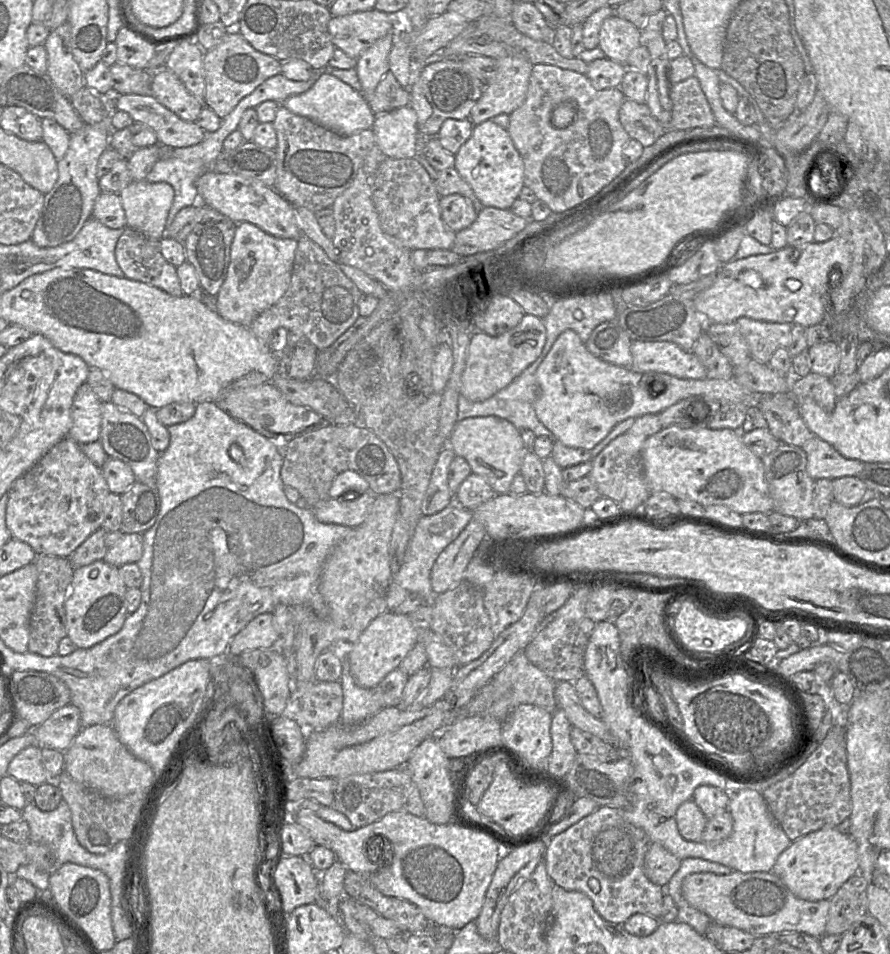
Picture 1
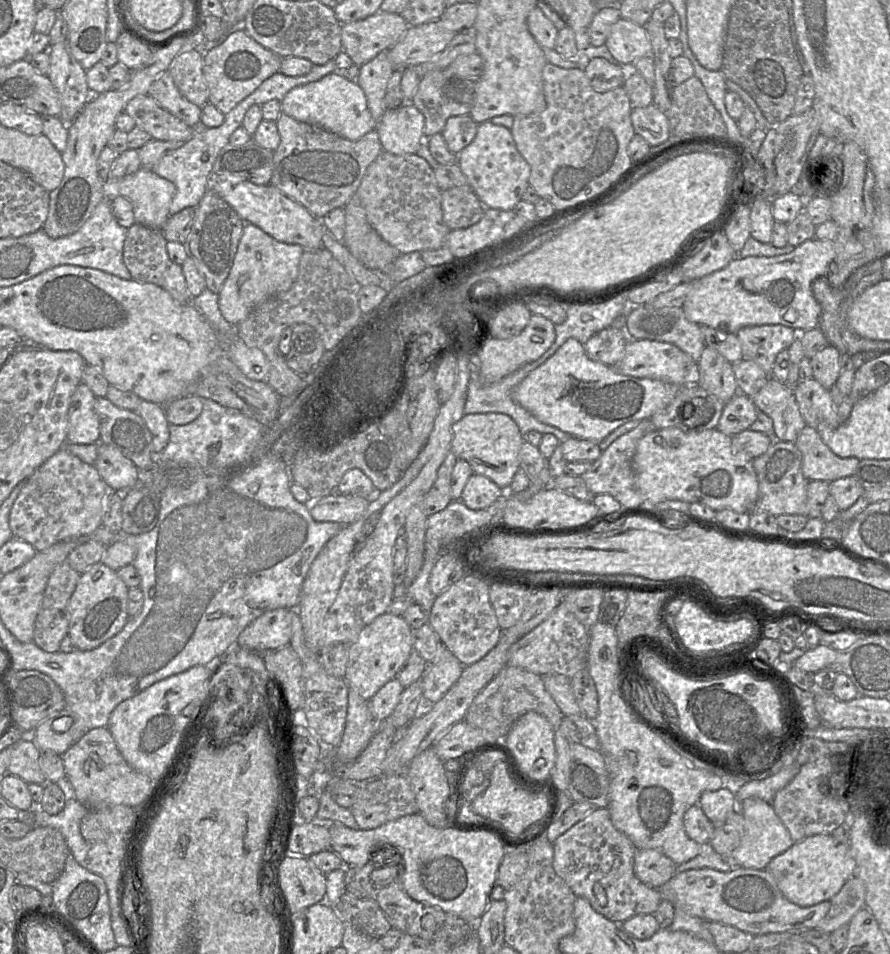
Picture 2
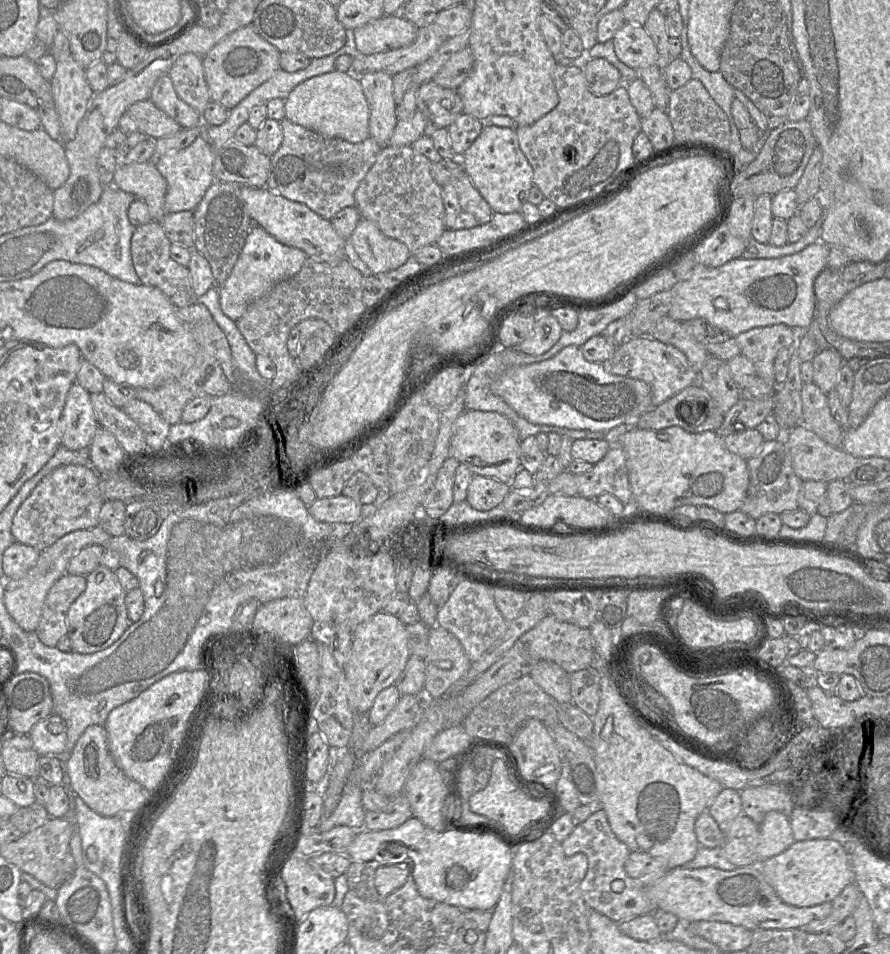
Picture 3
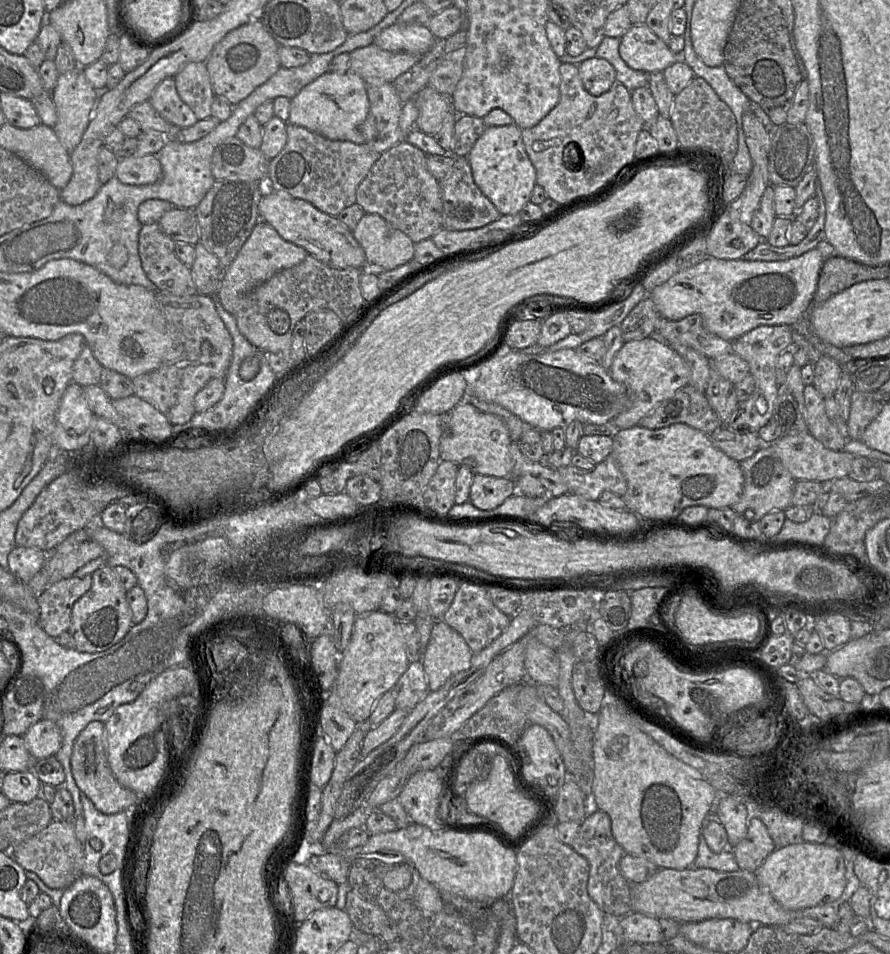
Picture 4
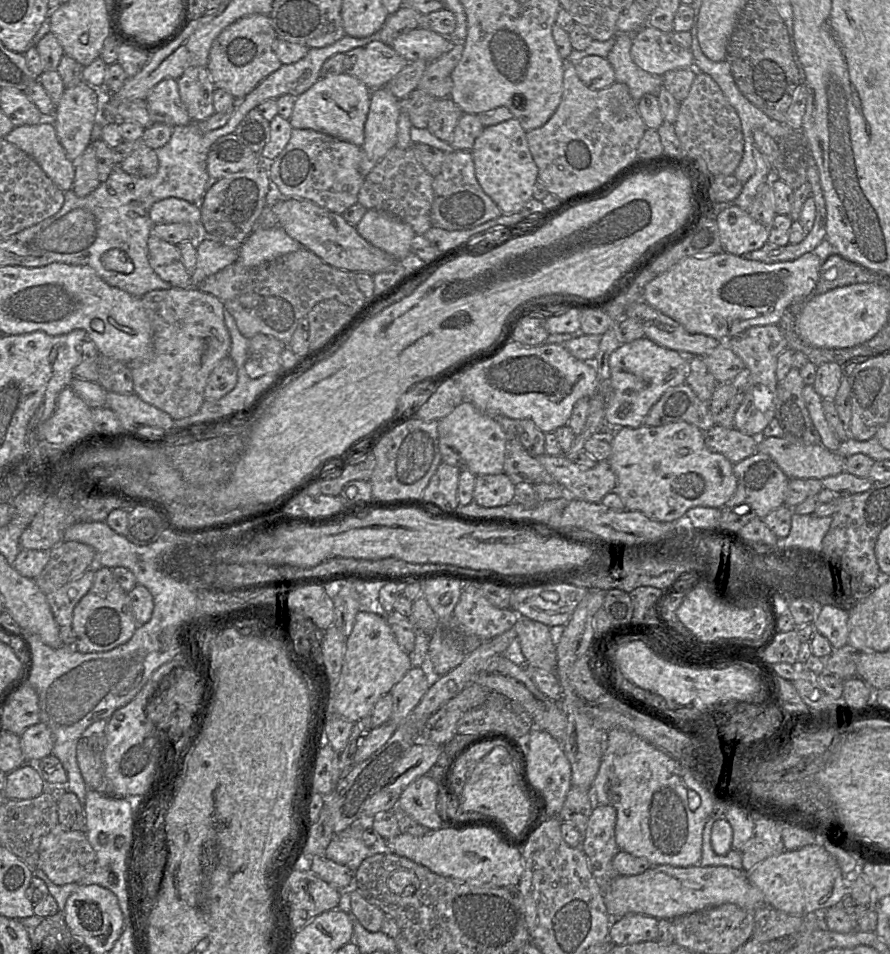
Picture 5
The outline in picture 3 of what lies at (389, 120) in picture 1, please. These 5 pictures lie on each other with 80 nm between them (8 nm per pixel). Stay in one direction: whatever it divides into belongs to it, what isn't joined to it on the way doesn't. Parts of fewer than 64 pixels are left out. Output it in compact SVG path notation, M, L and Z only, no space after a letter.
M401 103L400 106L397 106L397 117L397 124L387 145L411 145L425 135L426 118L421 111L404 112Z

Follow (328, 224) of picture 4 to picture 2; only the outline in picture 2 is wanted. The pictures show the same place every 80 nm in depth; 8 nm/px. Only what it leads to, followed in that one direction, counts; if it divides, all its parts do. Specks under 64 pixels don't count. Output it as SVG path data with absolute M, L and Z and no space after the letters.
M211 178L210 189L225 200L245 223L259 227L279 242L298 244L304 250L323 248L322 237L326 228L321 219L313 216L304 206L288 198L275 186Z

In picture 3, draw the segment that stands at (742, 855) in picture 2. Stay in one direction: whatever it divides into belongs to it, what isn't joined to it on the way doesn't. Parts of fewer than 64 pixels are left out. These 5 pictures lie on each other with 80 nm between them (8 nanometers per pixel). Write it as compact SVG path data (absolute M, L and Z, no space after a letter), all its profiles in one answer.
M778 811L768 812L759 825L757 865L781 854L795 843L789 817Z

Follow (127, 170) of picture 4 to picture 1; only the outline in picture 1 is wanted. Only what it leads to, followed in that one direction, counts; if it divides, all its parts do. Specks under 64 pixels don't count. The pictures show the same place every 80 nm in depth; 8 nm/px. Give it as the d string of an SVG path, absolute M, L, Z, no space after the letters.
M146 180L131 181L120 193L126 217L126 227L148 239L159 241L165 236L166 220L174 200L174 189L165 182L149 183Z

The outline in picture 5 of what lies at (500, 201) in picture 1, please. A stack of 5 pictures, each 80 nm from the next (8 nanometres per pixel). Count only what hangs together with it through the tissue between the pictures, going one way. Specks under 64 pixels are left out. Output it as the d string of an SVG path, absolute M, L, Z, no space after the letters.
M511 118L485 127L471 150L475 175L483 191L496 203L503 214L518 213L533 197L538 180L538 168L533 160L520 122Z

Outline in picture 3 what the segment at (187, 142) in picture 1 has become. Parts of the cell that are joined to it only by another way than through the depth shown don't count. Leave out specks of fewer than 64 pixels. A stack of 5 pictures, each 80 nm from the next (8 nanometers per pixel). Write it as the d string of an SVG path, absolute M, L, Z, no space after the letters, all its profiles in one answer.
M150 99L135 102L126 113L136 122L138 131L152 139L169 137L182 129Z

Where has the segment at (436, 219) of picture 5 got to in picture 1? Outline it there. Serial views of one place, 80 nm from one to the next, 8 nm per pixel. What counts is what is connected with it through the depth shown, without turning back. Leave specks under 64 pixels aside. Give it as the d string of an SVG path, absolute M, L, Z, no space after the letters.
M460 194L440 197L439 207L443 222L455 233L469 227L478 215L472 201Z

